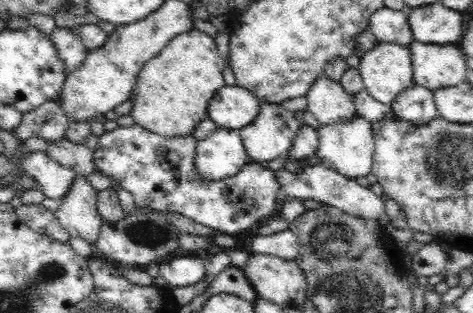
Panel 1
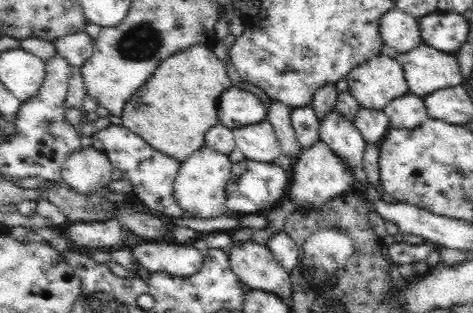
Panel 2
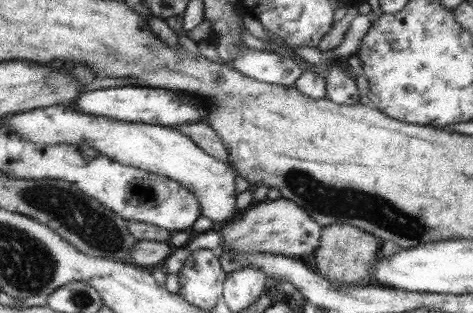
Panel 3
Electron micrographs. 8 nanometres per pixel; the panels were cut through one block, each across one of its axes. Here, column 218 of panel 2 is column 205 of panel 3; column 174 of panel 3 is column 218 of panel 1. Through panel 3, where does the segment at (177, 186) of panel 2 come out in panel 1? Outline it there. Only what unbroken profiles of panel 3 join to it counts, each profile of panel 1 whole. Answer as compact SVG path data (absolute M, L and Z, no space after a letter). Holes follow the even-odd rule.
M218 128L198 142L194 168L206 180L226 180L234 178L248 162L250 156L244 148L240 130Z

